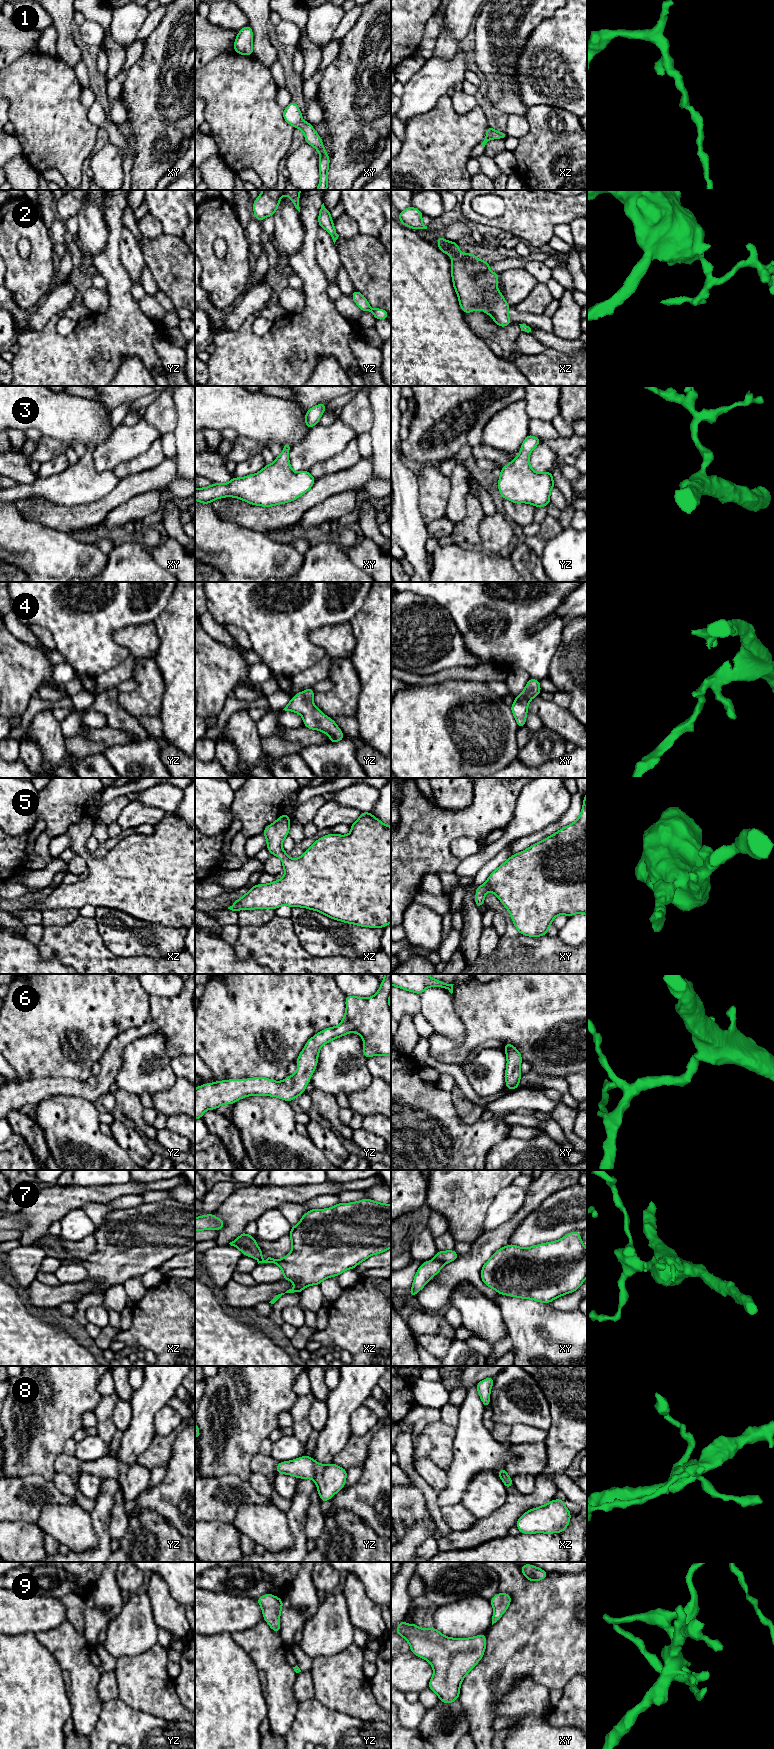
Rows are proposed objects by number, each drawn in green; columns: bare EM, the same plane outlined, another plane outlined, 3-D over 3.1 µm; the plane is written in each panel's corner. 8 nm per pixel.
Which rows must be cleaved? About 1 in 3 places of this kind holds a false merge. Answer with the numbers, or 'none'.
7

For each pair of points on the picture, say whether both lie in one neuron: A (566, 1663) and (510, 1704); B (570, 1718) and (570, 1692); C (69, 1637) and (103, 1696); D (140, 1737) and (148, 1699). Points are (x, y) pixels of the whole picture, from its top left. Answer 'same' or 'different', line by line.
A: different
B: same
C: different
D: different

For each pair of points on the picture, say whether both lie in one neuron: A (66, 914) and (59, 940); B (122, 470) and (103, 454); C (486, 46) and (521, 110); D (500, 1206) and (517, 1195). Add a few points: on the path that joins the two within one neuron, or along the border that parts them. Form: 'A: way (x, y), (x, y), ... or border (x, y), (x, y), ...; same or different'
A: border (79, 914), (66, 924), (44, 926); different
B: border (138, 456), (119, 463), (112, 470); different
C: way (490, 62), (493, 73), (501, 81), (505, 94); same
D: way (504, 1205), (513, 1197); same

